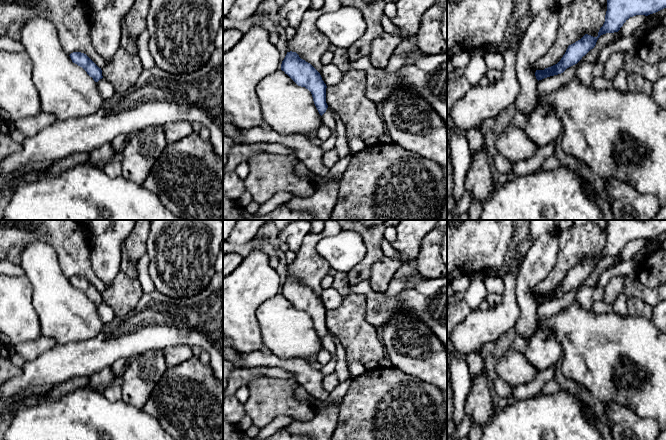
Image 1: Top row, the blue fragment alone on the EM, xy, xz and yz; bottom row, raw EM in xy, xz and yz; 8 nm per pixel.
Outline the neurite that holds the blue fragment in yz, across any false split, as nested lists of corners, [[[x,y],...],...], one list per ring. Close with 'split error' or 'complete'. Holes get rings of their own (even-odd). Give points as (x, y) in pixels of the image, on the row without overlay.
[[[607,220],[605,246],[597,261],[585,258],[580,264],[568,270],[561,284],[544,294],[536,294],[536,303],[563,297],[567,292],[577,288],[596,269],[598,262],[606,257],[618,256],[623,248],[636,239],[656,237],[666,232],[666,220]]]; complete

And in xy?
[[[73,276],[69,280],[72,286],[82,291],[95,306],[103,302],[101,292],[99,292],[86,278]]]; complete

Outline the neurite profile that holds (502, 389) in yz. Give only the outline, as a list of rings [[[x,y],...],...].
[[[497,377],[494,381],[494,388],[498,397],[505,397],[511,400],[513,388],[505,381]]]

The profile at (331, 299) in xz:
[[[333,288],[322,289],[320,299],[326,310],[337,309],[341,303],[343,297]]]

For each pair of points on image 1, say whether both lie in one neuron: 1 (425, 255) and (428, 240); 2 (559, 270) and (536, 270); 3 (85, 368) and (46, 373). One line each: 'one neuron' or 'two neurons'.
1: one neuron
2: two neurons
3: one neuron

